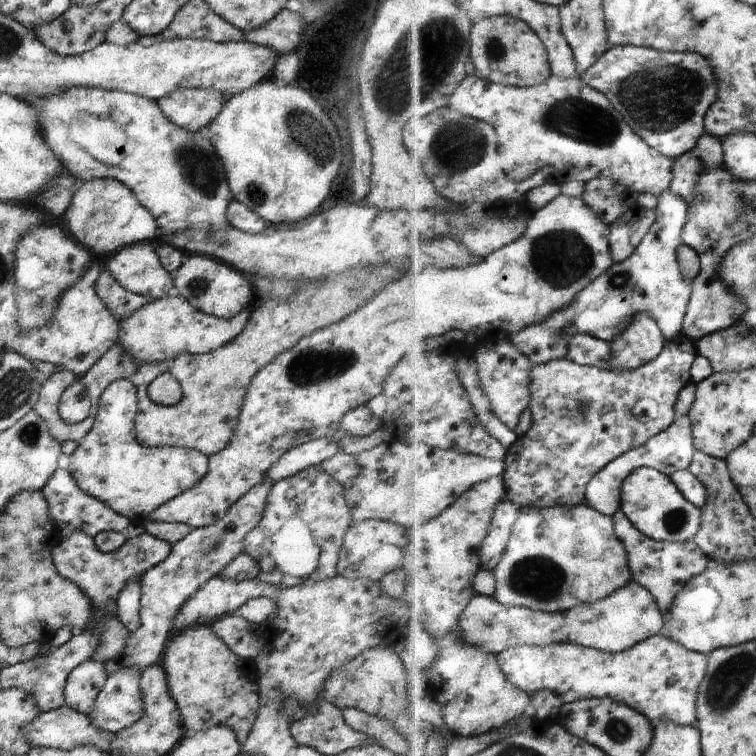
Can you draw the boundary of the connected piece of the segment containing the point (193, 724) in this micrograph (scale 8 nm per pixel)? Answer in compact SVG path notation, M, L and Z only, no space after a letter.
M193 625L171 635L160 664L186 733L226 726L243 745L259 708L258 674L250 663L236 657L208 625Z

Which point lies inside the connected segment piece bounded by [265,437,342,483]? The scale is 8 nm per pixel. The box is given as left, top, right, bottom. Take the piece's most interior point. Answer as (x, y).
(313, 453)

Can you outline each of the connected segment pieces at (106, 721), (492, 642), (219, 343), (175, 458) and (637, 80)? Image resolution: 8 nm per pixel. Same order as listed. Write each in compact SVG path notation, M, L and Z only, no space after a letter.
M131 667L116 672L107 678L103 690L95 699L92 713L87 716L92 726L96 727L98 731L113 734L132 726L142 717L139 676L140 671Z
M632 581L604 600L580 604L571 610L556 613L536 611L529 607L505 606L496 596L478 594L464 612L461 626L465 633L464 641L497 656L513 647L546 647L569 641L610 653L622 653L651 637L663 634L666 619L652 592Z
M174 293L172 296L153 300L149 304L137 309L128 318L122 319L119 322L118 339L119 343L127 354L130 354L133 360L145 361L148 363L164 361L172 359L180 354L200 355L213 352L237 338L250 319L250 312L242 310L237 316L230 319L220 319L211 315L206 315L201 311L195 310L184 298Z
M119 379L112 382L100 396L98 405L92 429L70 456L67 472L82 491L98 498L117 514L130 520L146 520L156 508L191 490L207 474L209 457L202 452L181 447L146 447L140 444L140 439L134 435L139 409L137 391L128 380Z
M614 45L608 53L605 53L595 66L592 66L584 75L580 76L589 86L595 90L602 91L607 95L612 107L623 115L624 120L632 128L635 134L638 134L651 148L658 150L661 154L667 155L669 158L676 159L684 154L697 151L700 140L706 134L706 117L708 112L719 102L719 76L714 62L710 58L704 57L701 53L696 52L674 52L662 51L653 47L642 47L637 45Z

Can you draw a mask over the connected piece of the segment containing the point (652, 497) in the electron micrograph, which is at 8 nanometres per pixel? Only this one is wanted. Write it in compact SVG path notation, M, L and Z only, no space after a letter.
M637 469L623 485L623 512L643 534L656 541L693 541L703 528L703 510L695 506L664 472Z

